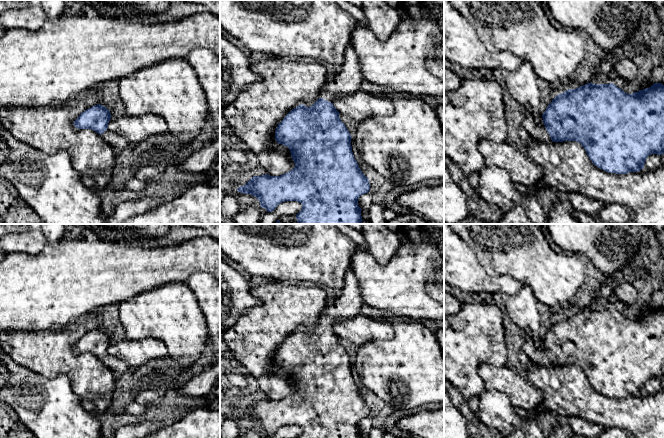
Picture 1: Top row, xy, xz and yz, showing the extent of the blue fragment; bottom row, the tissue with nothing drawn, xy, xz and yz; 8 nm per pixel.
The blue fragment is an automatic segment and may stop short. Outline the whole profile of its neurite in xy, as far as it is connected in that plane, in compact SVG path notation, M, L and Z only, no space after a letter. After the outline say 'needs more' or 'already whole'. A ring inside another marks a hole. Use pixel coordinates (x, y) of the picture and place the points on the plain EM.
M97 328L82 336L73 347L78 353L91 353L100 358L116 377L127 374L130 371L128 363L108 353L110 343L110 335Z | needs more

